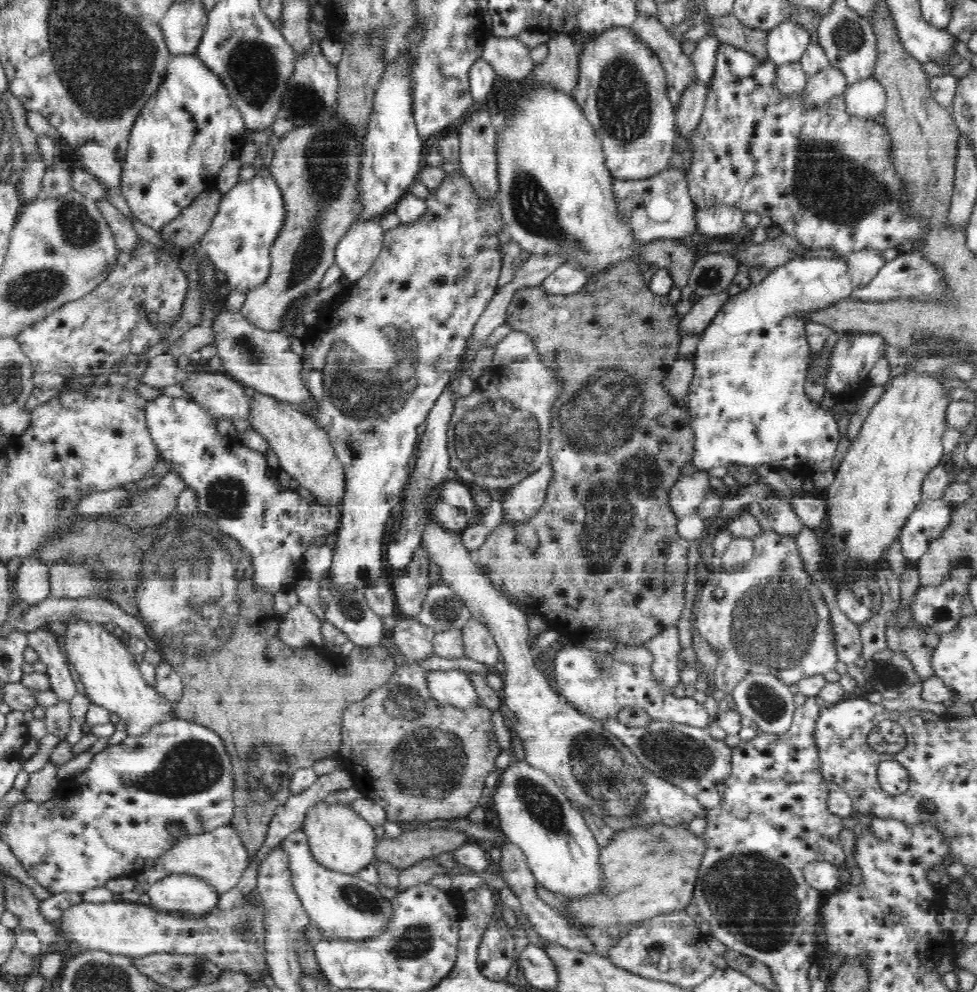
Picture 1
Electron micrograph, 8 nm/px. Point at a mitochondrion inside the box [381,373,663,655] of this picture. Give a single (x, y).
(498, 436)

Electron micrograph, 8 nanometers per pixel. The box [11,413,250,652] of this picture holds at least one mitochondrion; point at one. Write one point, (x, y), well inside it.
(61, 503)

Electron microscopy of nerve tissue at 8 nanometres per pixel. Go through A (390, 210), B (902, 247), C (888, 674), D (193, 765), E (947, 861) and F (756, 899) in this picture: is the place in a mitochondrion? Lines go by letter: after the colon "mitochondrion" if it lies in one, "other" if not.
A: other
B: other
C: mitochondrion
D: mitochondrion
E: other
F: mitochondrion

